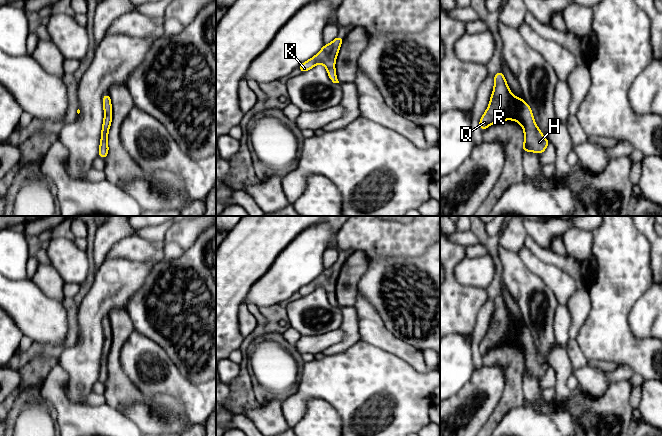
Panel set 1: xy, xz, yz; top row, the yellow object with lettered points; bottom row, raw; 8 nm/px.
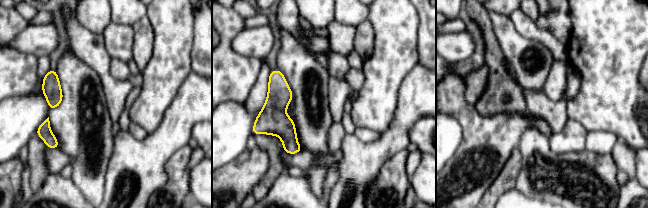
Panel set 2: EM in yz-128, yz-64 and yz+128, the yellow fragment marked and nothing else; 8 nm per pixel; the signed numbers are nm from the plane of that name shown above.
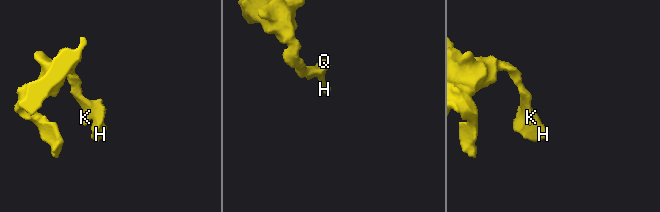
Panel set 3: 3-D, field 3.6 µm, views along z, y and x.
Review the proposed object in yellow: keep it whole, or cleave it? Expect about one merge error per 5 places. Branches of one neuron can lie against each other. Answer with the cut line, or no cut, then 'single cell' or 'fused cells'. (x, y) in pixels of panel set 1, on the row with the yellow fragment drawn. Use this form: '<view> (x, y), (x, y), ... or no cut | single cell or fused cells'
no cut | single cell

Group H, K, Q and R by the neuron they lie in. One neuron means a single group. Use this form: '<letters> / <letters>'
H K Q R

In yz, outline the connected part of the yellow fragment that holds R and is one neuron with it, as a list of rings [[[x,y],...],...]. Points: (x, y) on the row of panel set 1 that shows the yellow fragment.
[[[502,72],[493,76],[495,83],[490,102],[479,120],[482,132],[488,126],[504,120],[517,121],[524,130],[523,153],[526,151],[543,153],[550,142],[537,127],[530,106],[511,93]]]

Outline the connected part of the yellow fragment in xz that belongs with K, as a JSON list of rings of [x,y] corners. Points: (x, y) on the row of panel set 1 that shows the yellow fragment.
[[[337,36],[331,43],[325,44],[313,58],[302,63],[298,69],[301,72],[306,72],[317,64],[323,64],[327,69],[330,80],[333,83],[339,83],[336,76],[335,61],[343,40],[343,37]]]

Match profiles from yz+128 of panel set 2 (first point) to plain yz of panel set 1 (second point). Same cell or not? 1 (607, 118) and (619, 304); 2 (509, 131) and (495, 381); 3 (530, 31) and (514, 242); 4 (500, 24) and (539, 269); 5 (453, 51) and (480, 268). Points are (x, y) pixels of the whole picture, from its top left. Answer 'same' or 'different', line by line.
1: same
2: same
3: different
4: different
5: same

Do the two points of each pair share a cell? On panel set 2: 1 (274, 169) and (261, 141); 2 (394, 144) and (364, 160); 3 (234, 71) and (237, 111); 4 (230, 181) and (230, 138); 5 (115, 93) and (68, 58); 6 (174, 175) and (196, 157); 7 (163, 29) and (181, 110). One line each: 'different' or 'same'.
1: same
2: same
3: different
4: different
5: different
6: different
7: different

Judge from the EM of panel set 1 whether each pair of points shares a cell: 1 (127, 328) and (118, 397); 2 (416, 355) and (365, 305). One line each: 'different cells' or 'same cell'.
1: same cell
2: same cell

